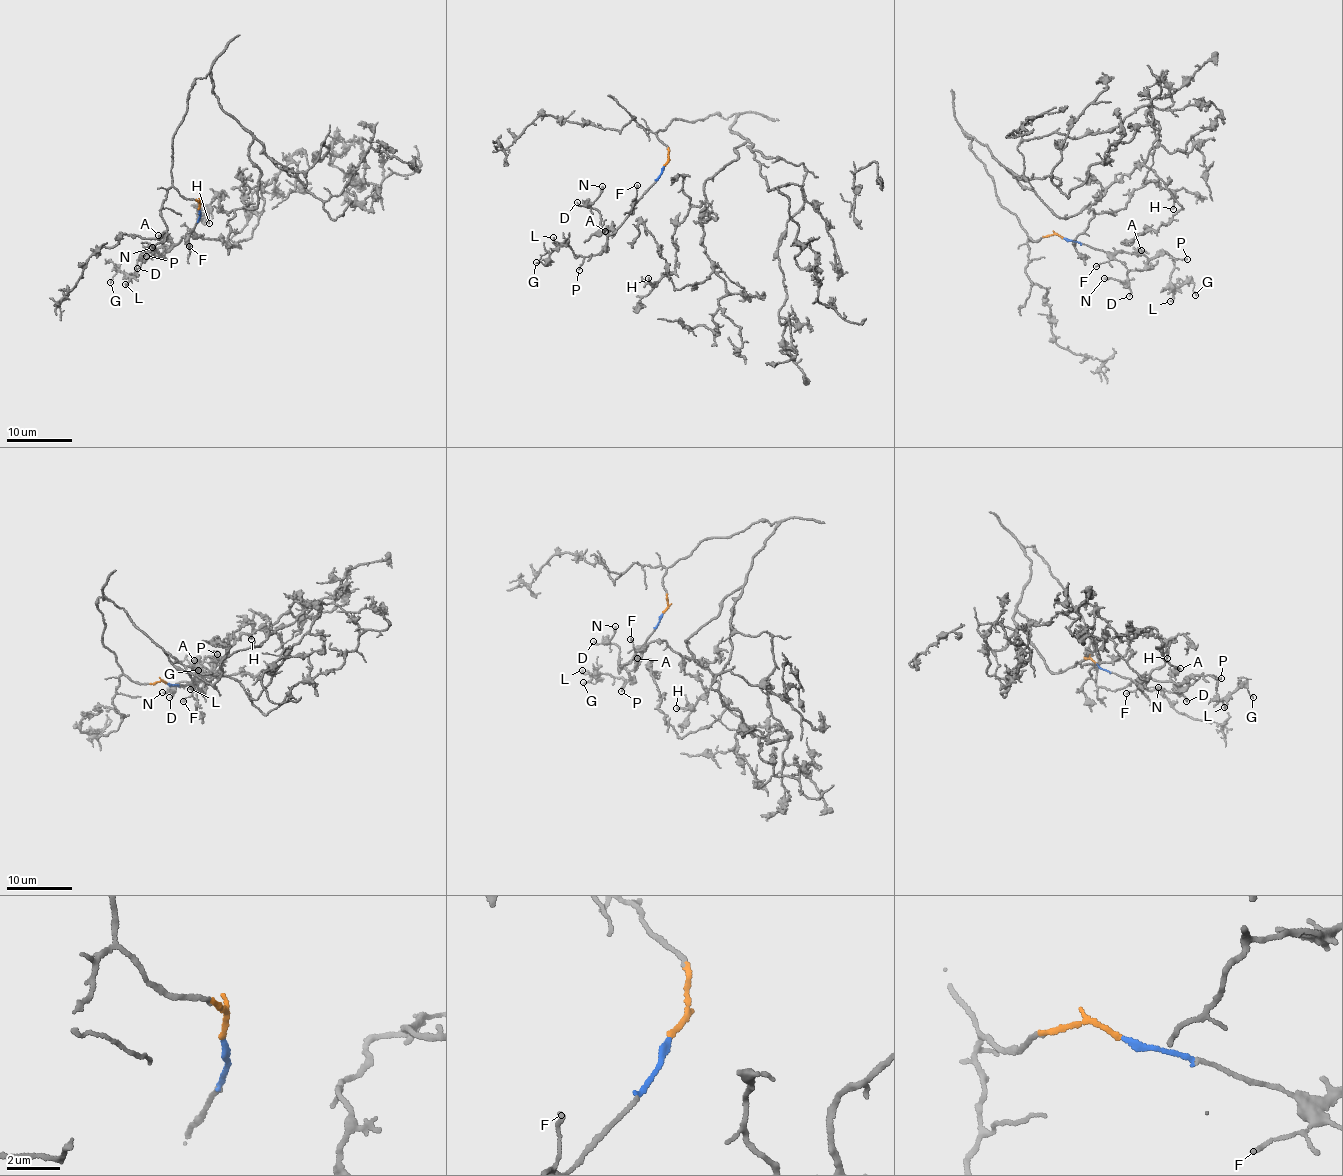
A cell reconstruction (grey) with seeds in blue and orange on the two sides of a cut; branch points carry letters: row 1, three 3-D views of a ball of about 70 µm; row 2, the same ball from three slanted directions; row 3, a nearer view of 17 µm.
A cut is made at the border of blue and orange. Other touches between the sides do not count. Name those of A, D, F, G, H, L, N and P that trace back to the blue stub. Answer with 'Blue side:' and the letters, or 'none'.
Blue side: A, D, F, G, L, N, P

